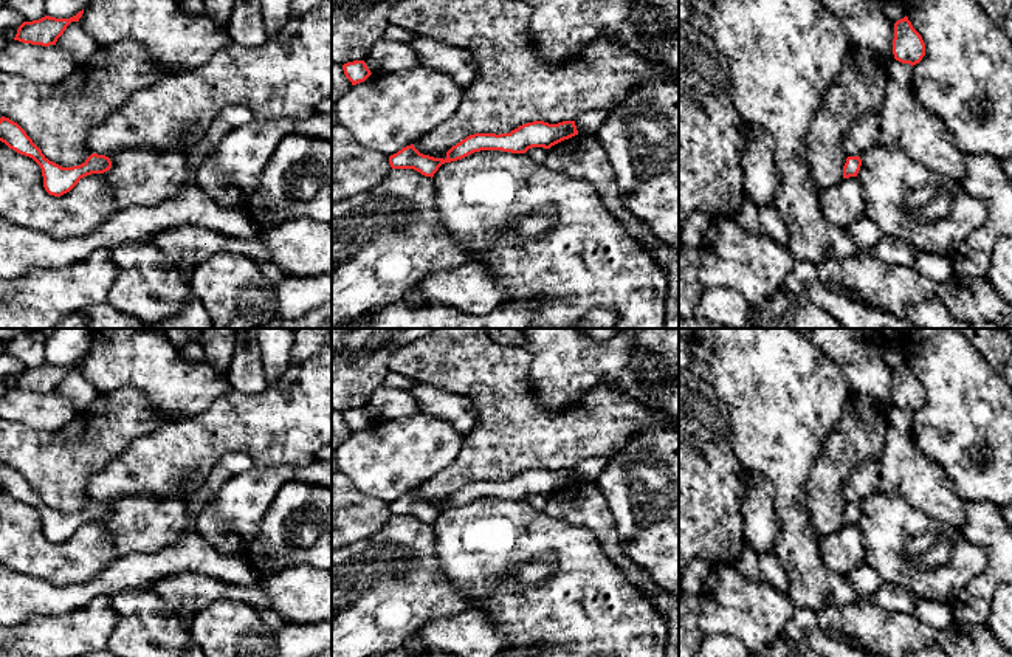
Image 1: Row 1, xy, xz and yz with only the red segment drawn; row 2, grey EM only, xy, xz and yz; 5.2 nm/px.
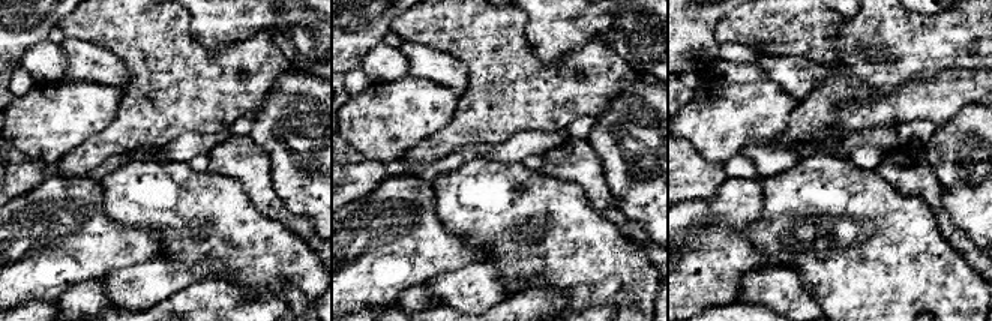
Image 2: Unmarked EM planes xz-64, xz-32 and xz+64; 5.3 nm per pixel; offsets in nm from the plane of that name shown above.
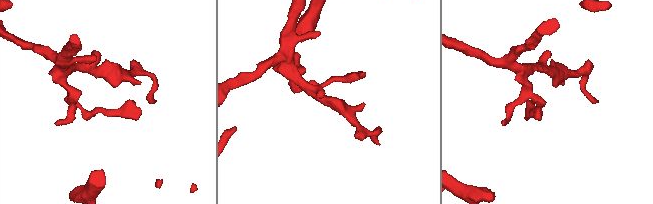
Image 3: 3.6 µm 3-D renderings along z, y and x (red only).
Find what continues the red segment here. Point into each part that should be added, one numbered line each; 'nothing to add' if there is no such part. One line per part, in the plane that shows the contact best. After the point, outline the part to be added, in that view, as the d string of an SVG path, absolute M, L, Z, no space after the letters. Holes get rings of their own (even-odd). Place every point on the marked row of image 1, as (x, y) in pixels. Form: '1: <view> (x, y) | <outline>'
nothing to add

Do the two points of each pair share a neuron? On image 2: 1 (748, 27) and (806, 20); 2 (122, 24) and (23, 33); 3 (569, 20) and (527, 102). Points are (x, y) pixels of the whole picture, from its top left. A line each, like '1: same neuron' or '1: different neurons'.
1: same neuron
2: different neurons
3: different neurons

